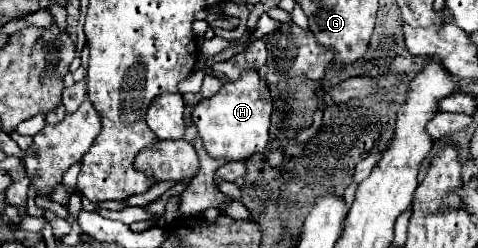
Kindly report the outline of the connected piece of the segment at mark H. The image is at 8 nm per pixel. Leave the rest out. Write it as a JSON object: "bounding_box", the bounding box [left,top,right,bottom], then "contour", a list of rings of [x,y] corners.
{"bounding_box":[193,71,273,161],"contour":[[[245,71],[239,81],[225,83],[217,95],[203,99],[193,111],[193,123],[199,129],[205,151],[215,159],[245,161],[253,153],[263,153],[269,143],[269,121],[273,99],[267,83],[257,71]]]}

